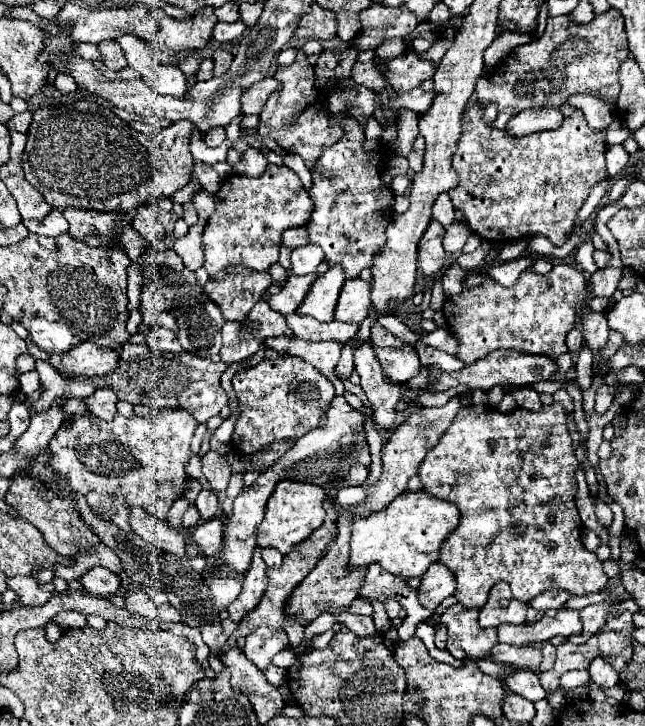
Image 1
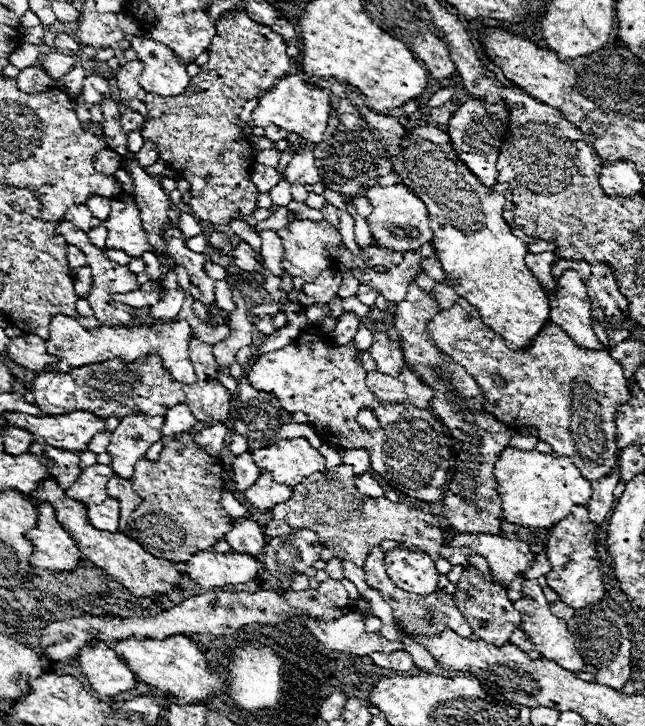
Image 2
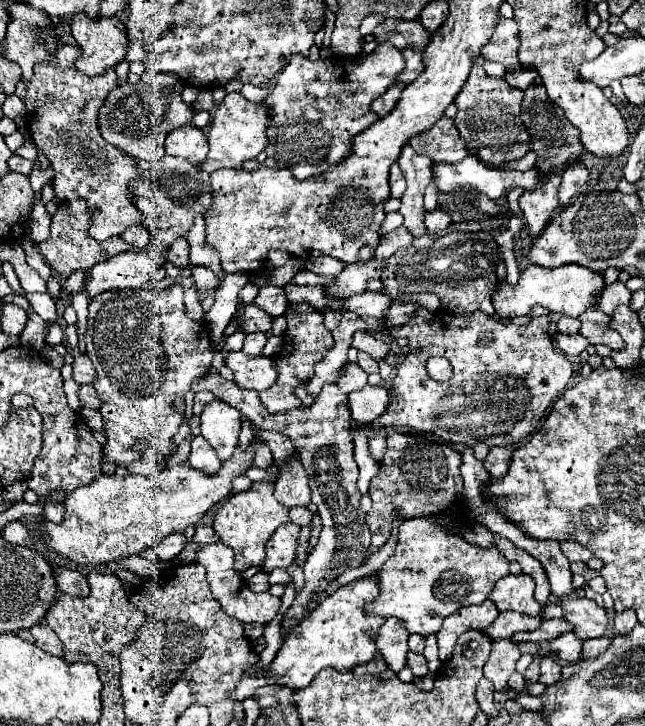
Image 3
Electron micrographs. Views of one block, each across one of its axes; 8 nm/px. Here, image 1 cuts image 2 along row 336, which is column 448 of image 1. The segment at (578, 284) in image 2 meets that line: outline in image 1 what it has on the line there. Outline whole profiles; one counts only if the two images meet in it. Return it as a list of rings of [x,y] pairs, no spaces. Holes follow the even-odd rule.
[[[434,562],[422,576],[422,584],[418,588],[418,600],[424,608],[434,610],[444,598],[454,594],[454,576],[442,568],[442,564]]]

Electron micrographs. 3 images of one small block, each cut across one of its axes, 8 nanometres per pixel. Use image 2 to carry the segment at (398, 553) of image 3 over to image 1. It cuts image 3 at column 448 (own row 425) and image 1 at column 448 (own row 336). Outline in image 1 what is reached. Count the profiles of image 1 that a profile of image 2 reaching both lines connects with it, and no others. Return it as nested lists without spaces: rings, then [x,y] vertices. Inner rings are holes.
[[[554,402],[550,406],[542,406],[542,410],[538,410],[538,412],[516,408],[510,414],[502,414],[492,406],[474,406],[474,404],[470,404],[470,406],[460,408],[460,412],[456,414],[452,426],[446,430],[446,434],[442,436],[438,446],[434,446],[434,450],[430,450],[426,454],[426,458],[424,458],[424,462],[420,464],[420,470],[418,470],[424,492],[428,492],[428,494],[432,494],[440,500],[450,500],[460,510],[460,522],[456,526],[456,530],[442,542],[440,556],[438,556],[438,562],[444,564],[456,578],[456,594],[454,596],[456,596],[458,604],[462,604],[464,608],[482,608],[488,600],[490,588],[498,582],[508,582],[512,586],[514,598],[518,598],[522,602],[530,602],[534,596],[546,592],[546,590],[552,590],[552,588],[566,590],[566,592],[576,594],[576,596],[586,596],[590,592],[600,592],[600,590],[606,588],[608,576],[602,570],[602,562],[596,558],[596,554],[588,552],[582,544],[582,520],[578,516],[576,502],[574,502],[576,500],[576,488],[578,488],[576,478],[574,478],[576,468],[578,468],[578,460],[574,456],[574,448],[572,448],[572,440],[570,440],[568,428],[566,428],[566,414],[564,414],[562,404]]]

